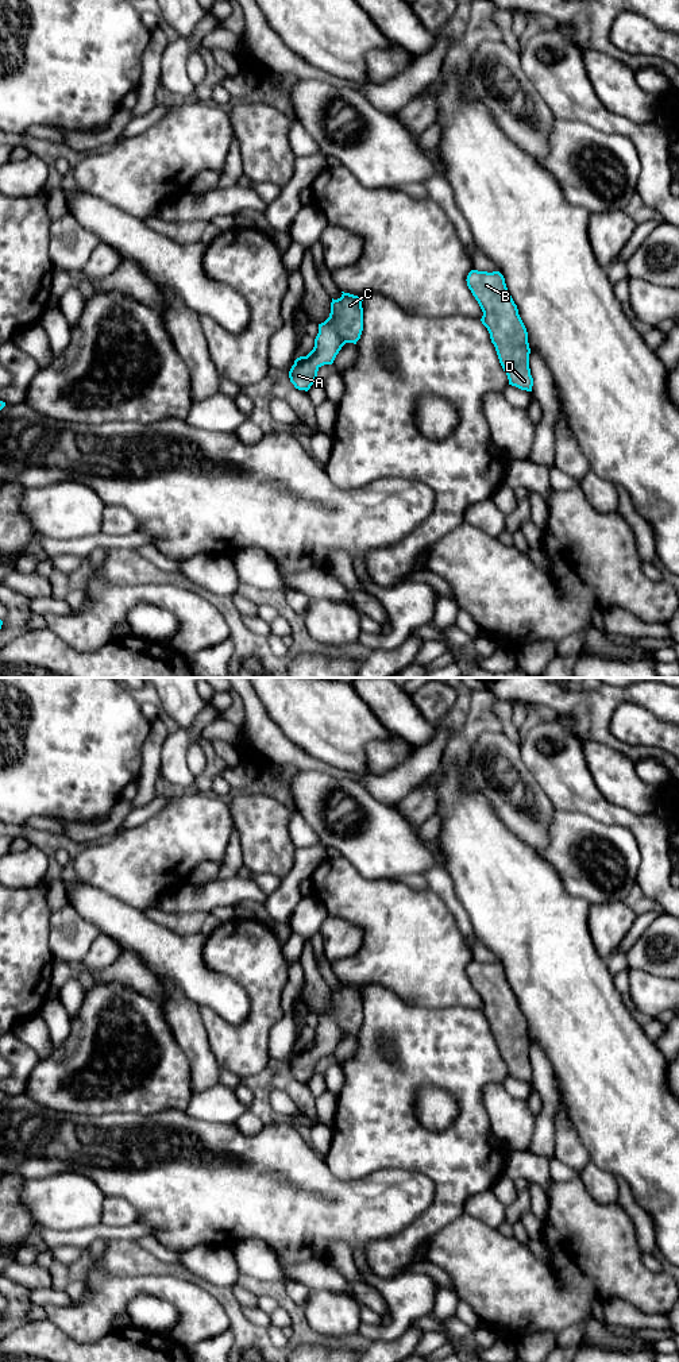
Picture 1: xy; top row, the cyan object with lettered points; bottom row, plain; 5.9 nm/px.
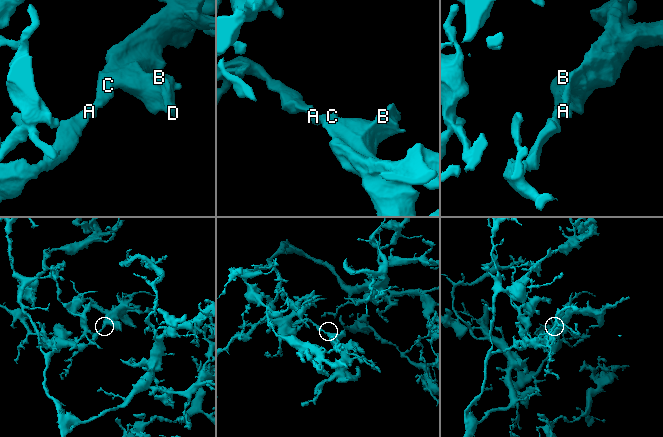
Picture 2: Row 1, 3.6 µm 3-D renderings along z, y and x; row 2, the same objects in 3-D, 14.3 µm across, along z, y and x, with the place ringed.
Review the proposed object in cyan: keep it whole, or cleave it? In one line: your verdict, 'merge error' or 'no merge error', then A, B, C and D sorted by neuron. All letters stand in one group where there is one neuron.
no merge error | A B C D

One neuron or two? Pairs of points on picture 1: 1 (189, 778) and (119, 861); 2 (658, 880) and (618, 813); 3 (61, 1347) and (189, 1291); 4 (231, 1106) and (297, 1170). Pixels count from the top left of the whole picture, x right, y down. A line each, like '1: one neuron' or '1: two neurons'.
1: two neurons
2: one neuron
3: two neurons
4: two neurons

